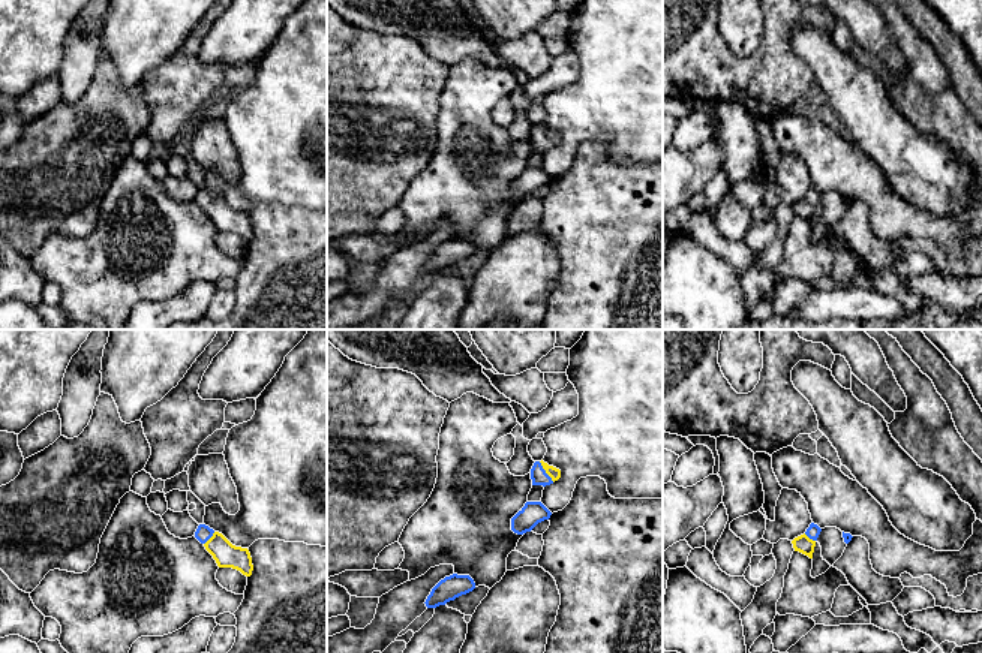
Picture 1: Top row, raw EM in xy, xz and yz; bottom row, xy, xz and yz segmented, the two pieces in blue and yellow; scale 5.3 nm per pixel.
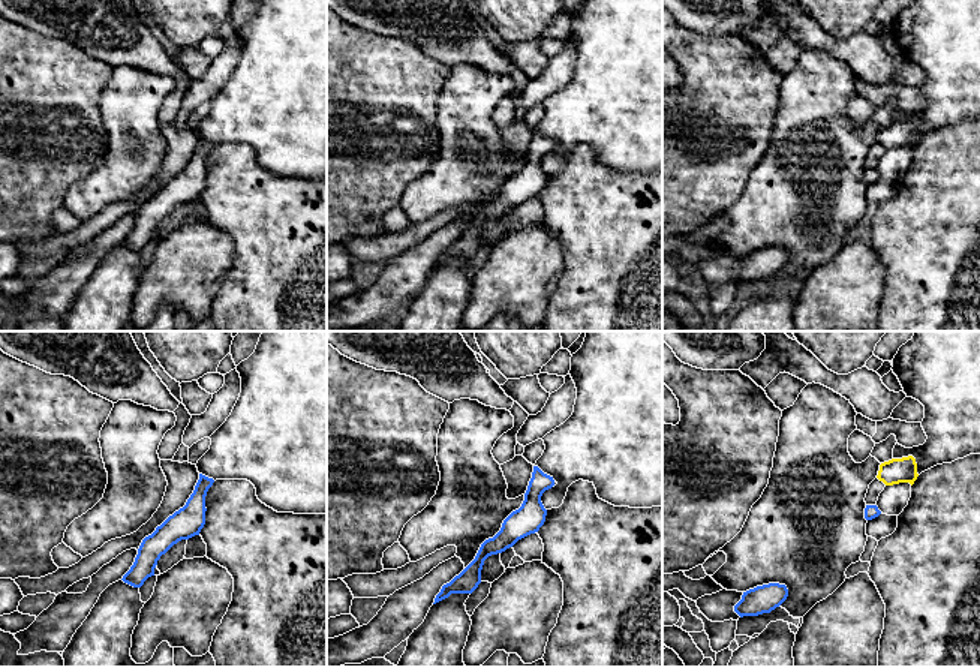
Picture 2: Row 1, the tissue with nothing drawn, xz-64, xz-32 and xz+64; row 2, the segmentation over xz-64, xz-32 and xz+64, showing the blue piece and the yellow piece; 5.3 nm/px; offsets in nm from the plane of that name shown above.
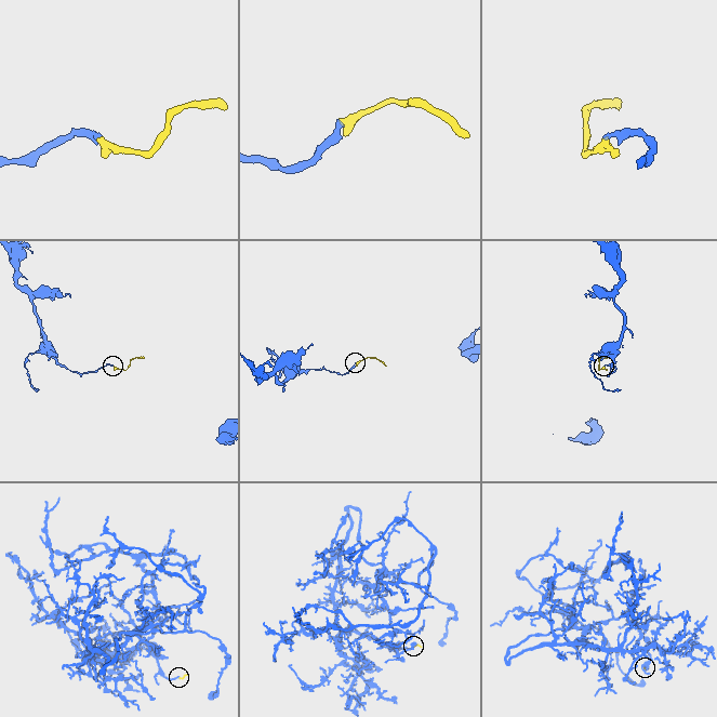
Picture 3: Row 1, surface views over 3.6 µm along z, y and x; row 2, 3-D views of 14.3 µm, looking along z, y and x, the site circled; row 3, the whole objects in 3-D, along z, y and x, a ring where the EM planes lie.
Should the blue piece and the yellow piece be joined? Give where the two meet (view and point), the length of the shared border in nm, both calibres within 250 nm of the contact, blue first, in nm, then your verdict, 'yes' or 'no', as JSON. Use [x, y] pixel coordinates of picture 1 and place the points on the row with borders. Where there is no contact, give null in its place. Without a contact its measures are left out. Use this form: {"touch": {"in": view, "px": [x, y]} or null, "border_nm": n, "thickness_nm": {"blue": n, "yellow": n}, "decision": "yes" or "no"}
{"touch": {"in": "xz", "px": [544, 472]}, "border_nm": 140, "thickness_nm": {"blue": 90, "yellow": 60}, "decision": "yes"}

